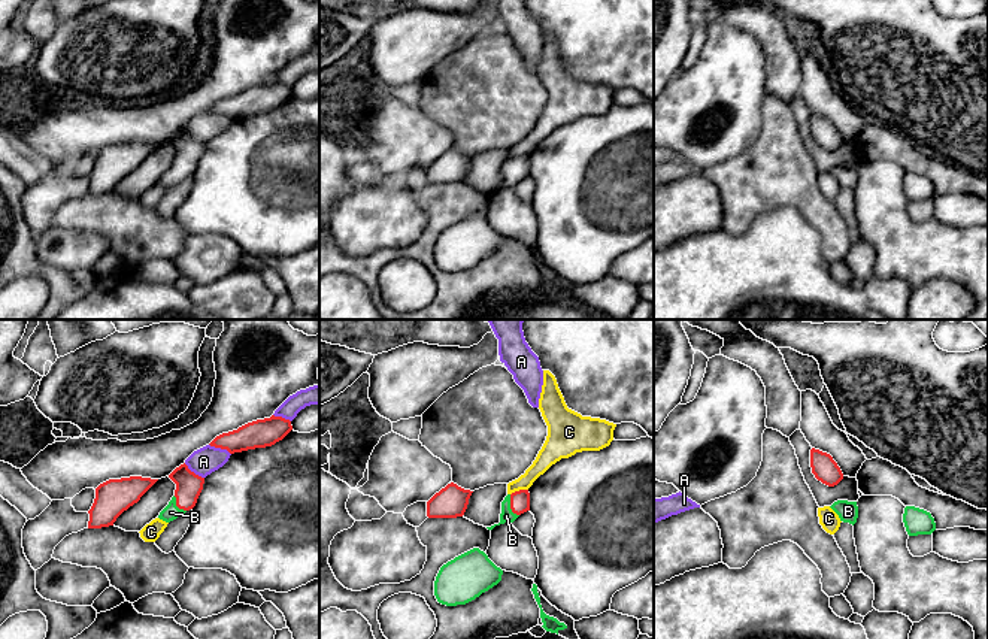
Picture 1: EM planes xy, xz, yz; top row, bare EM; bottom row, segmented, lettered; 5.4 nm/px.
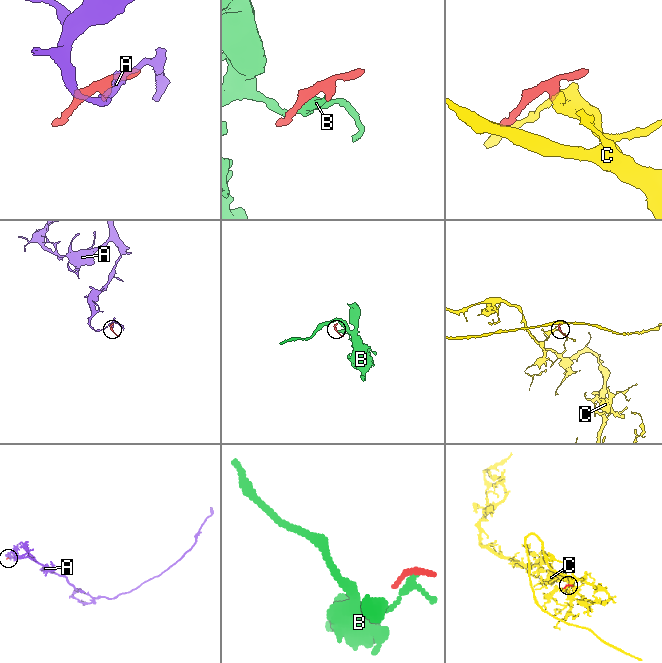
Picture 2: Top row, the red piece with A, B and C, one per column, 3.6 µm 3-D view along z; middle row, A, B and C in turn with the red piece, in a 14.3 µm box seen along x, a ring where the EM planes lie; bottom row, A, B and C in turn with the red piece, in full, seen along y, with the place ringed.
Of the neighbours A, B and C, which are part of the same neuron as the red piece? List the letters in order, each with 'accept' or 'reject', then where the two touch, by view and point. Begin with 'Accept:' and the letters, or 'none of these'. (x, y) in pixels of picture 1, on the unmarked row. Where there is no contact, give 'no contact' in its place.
Accept: B
A: reject; contact xy (220, 112)
B: accept; contact xz (511, 172)
C: reject; contact xz (520, 156)

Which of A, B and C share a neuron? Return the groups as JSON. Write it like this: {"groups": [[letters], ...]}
{"groups": [["A"], ["B"], ["C"]]}

